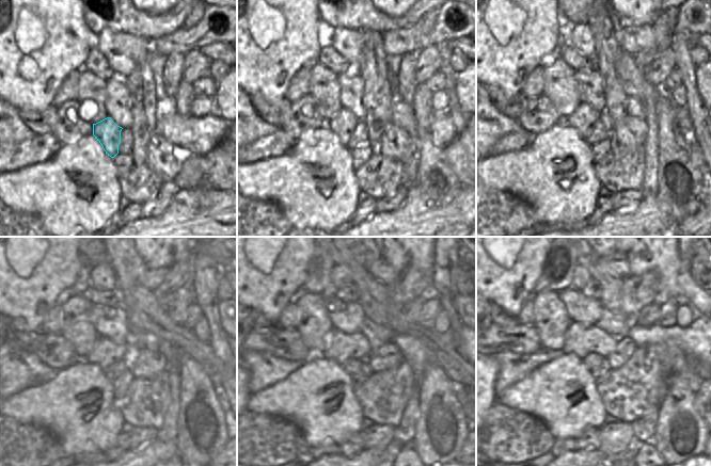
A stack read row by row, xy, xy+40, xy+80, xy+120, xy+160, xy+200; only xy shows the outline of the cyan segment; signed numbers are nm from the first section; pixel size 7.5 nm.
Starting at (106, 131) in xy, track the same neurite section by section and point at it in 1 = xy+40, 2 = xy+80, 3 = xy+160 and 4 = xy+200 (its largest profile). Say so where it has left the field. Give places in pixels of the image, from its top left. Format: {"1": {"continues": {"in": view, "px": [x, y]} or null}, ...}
{"1": {"continues": {"in": "xy+40", "px": [343, 124]}}, "2": {"continues": {"in": "xy+80", "px": [584, 118]}}, "3": {"continues": {"in": "xy+160", "px": [341, 348]}}, "4": {"continues": {"in": "xy+200", "px": [581, 340]}}}

